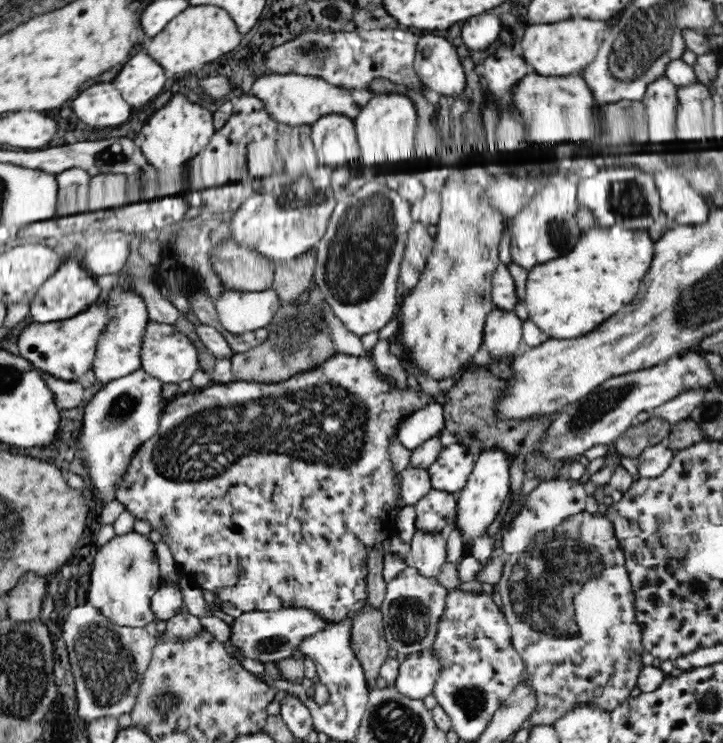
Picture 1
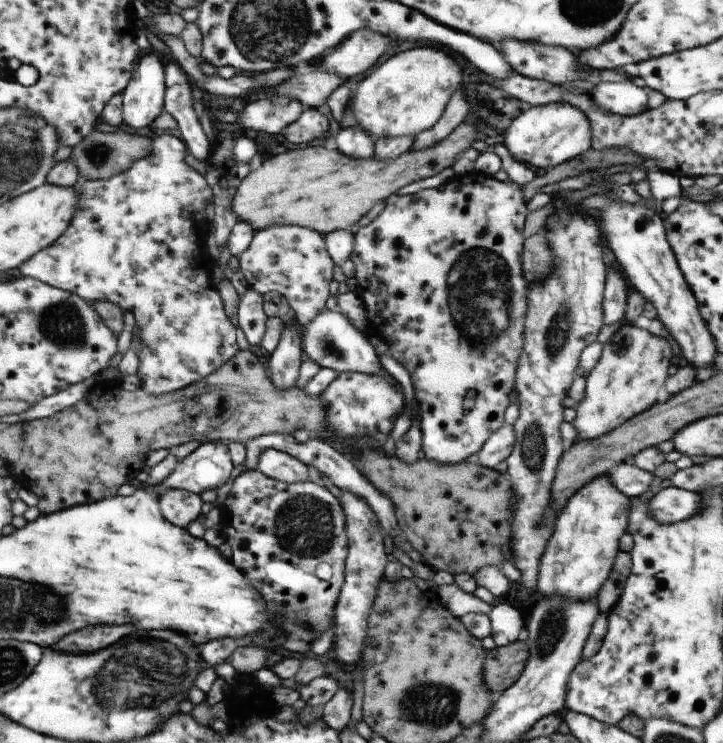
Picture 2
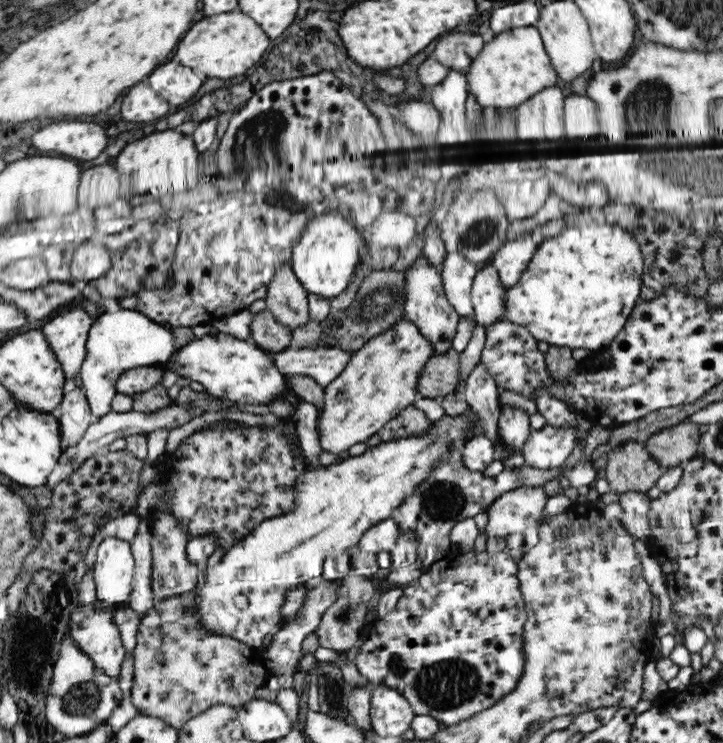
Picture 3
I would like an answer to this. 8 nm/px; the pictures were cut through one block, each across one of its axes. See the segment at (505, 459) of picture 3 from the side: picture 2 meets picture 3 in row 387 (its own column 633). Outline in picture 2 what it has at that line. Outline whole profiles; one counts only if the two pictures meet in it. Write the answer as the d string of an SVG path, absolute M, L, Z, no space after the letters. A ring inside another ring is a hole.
M619 463L608 474L609 482L629 499L639 498L652 488L655 477L652 473L639 470L634 464Z

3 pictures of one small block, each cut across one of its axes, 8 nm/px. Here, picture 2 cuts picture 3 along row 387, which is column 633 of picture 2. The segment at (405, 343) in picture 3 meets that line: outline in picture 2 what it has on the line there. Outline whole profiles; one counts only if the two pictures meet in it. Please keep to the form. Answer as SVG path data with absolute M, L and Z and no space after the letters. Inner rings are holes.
M622 322L611 338L602 344L597 364L584 378L583 398L579 400L577 408L574 409L575 418L571 422L577 432L576 440L595 440L657 403L657 391L671 374L672 367L669 360L672 356L673 352L663 338L653 336L647 330L633 324Z

